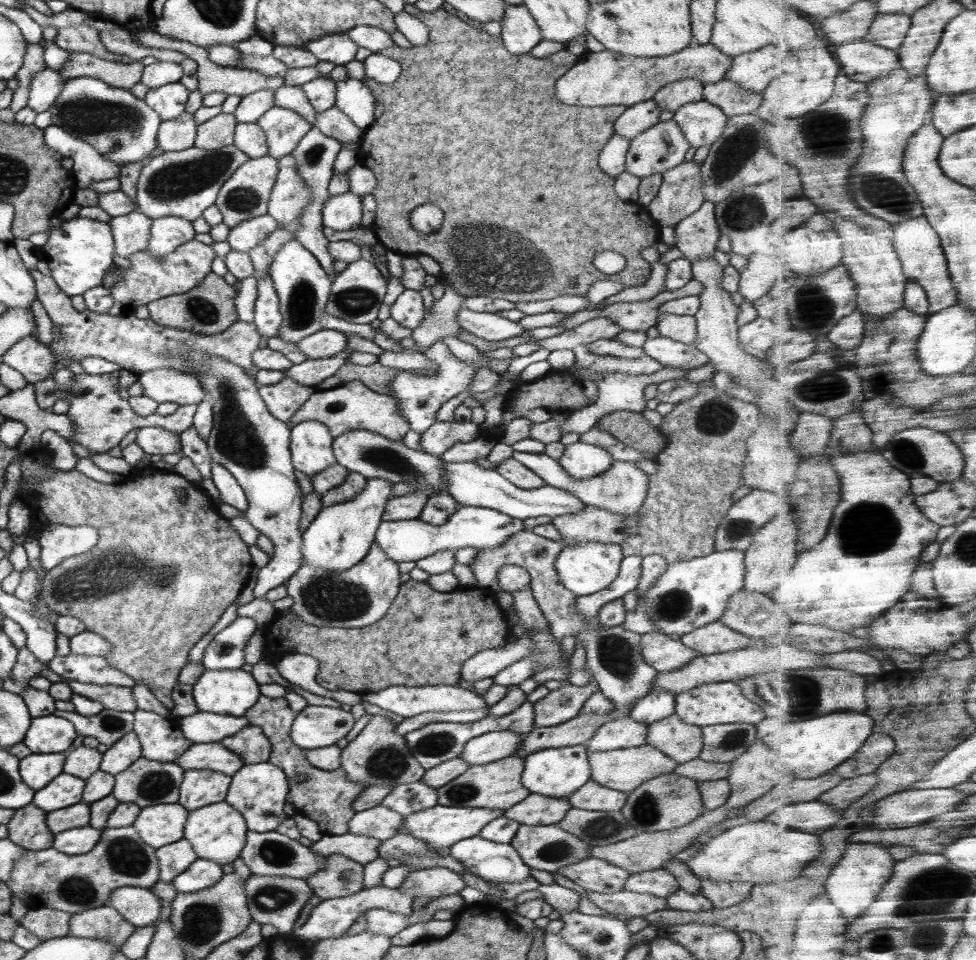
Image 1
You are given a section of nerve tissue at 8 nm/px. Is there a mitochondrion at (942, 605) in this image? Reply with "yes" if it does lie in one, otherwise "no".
no

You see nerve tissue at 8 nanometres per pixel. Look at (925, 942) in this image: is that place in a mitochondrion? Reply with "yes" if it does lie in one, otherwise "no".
yes

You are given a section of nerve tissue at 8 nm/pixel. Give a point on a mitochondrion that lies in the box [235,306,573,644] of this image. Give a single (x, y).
(327, 598)

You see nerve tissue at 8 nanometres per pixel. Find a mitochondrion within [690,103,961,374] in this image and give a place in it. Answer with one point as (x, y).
(827, 134)

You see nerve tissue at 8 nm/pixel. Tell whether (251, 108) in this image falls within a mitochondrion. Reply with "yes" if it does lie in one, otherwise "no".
no

